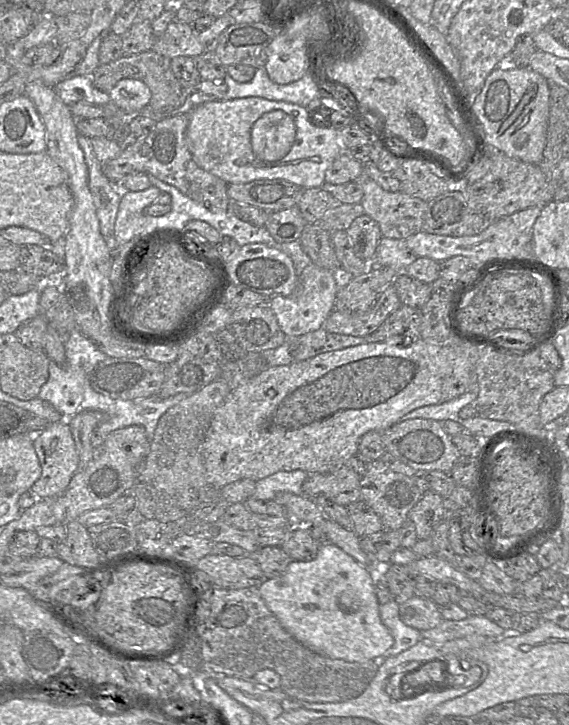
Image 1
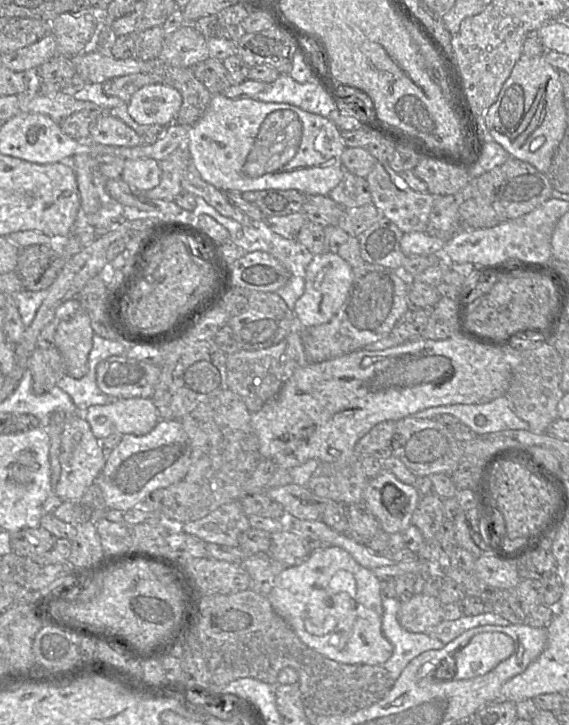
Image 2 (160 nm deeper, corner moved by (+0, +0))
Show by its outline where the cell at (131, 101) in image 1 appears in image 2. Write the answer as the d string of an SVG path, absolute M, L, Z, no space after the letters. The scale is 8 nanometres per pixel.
M164 84L146 85L127 103L129 115L140 125L172 124L182 104L178 90Z

